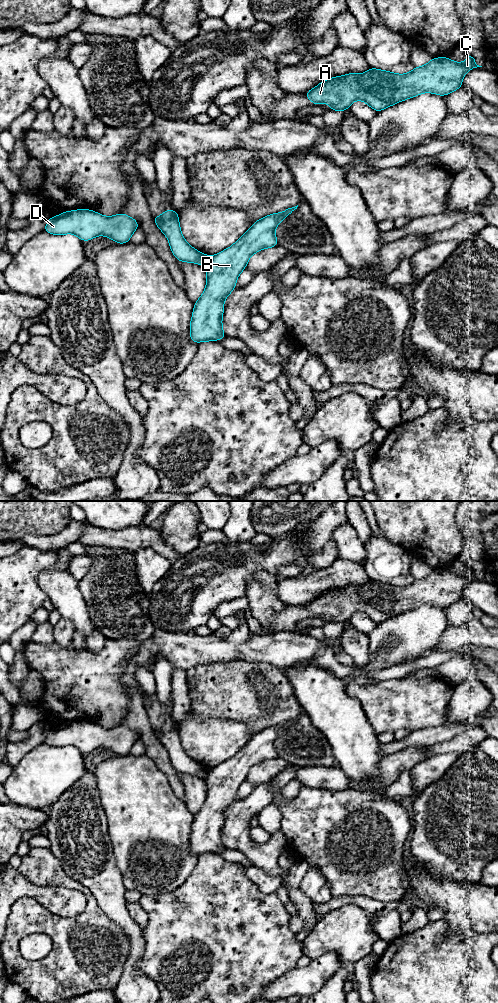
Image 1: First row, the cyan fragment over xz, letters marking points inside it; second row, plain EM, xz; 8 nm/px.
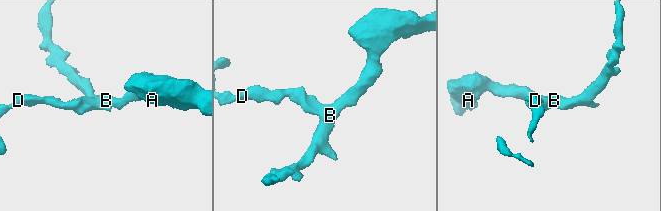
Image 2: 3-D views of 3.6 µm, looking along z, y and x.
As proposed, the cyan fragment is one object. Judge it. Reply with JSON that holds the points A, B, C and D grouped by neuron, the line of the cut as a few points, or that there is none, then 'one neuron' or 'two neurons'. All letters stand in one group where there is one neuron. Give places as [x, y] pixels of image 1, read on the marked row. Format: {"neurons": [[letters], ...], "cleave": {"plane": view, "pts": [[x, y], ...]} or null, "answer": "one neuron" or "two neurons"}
{"neurons": [["A", "B", "C"], ["D"]], "cleave": {"plane": "xz", "pts": [[211, 256], [204, 265]]}, "answer": "two neurons"}

